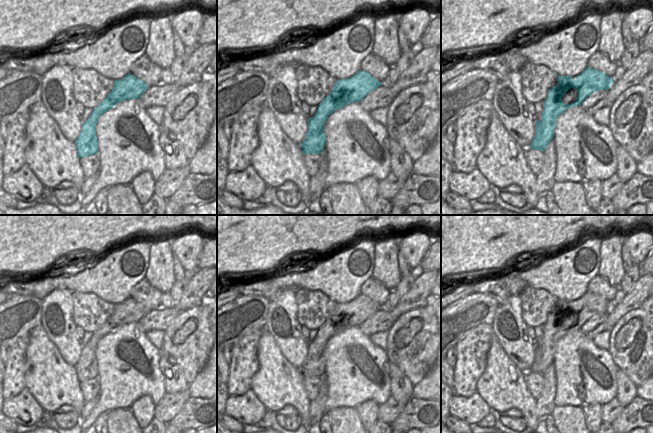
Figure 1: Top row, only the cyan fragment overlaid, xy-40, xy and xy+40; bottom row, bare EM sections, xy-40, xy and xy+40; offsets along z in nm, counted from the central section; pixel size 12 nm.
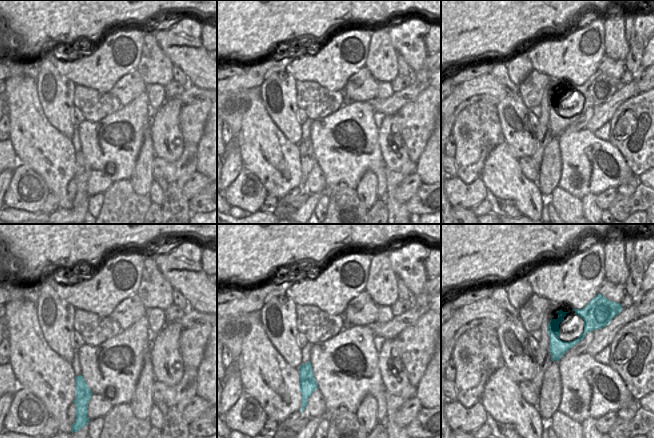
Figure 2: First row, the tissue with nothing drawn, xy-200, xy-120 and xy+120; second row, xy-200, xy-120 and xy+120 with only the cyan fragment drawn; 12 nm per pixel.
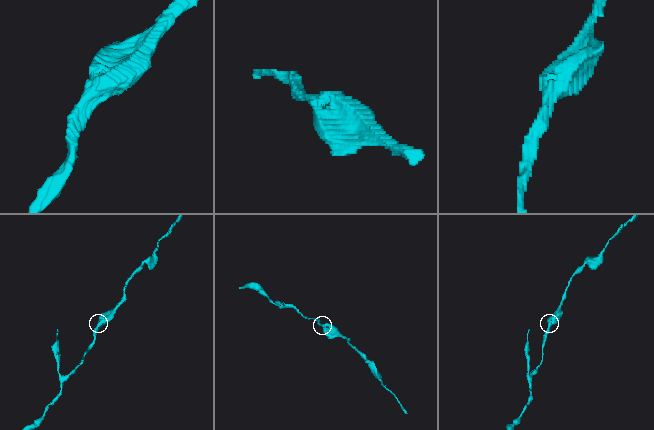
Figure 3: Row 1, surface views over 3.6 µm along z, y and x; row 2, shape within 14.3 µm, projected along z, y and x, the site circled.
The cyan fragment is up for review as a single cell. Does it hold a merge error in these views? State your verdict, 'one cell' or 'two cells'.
one cell

